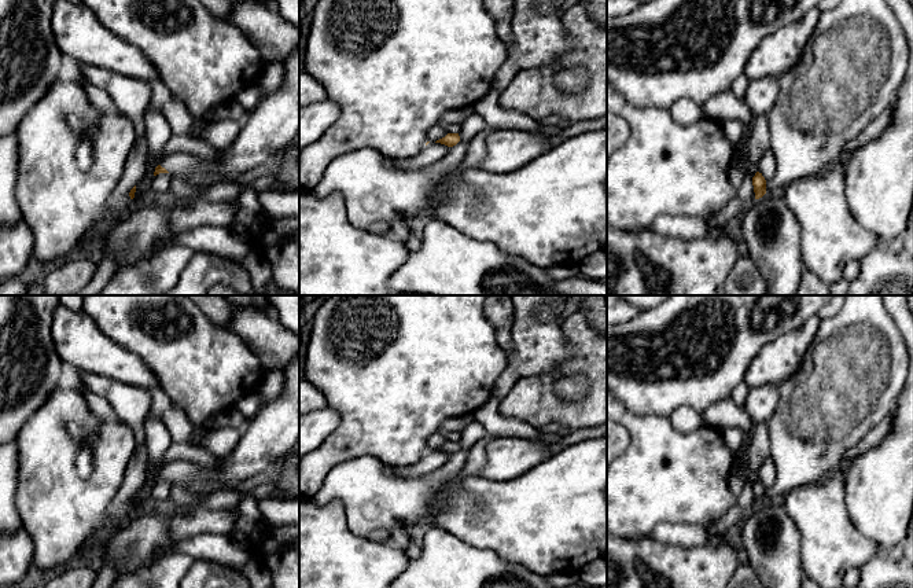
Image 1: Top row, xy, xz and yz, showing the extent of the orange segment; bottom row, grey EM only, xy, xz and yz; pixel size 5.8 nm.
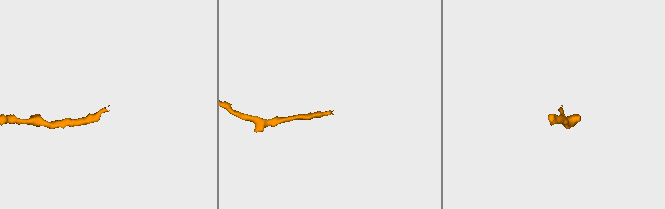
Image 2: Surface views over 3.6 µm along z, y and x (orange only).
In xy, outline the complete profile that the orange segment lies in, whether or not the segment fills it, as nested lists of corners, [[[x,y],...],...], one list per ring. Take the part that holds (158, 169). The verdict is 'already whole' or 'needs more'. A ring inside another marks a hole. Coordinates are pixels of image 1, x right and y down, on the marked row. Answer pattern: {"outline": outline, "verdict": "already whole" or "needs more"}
{"outline": [[[299,45],[284,62],[286,80],[280,89],[265,96],[250,113],[233,143],[214,159],[188,152],[162,158],[154,176],[170,173],[206,190],[221,176],[233,181],[272,161],[273,155],[299,136]]], "verdict": "needs more"}

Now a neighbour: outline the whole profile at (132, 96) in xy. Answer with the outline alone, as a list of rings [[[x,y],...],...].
[[[82,63],[78,73],[108,93],[118,111],[132,121],[136,140],[146,135],[144,113],[151,107],[152,98],[148,81]]]

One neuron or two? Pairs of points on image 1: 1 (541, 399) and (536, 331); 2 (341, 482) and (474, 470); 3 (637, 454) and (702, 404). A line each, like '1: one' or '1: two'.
1: two
2: two
3: two

